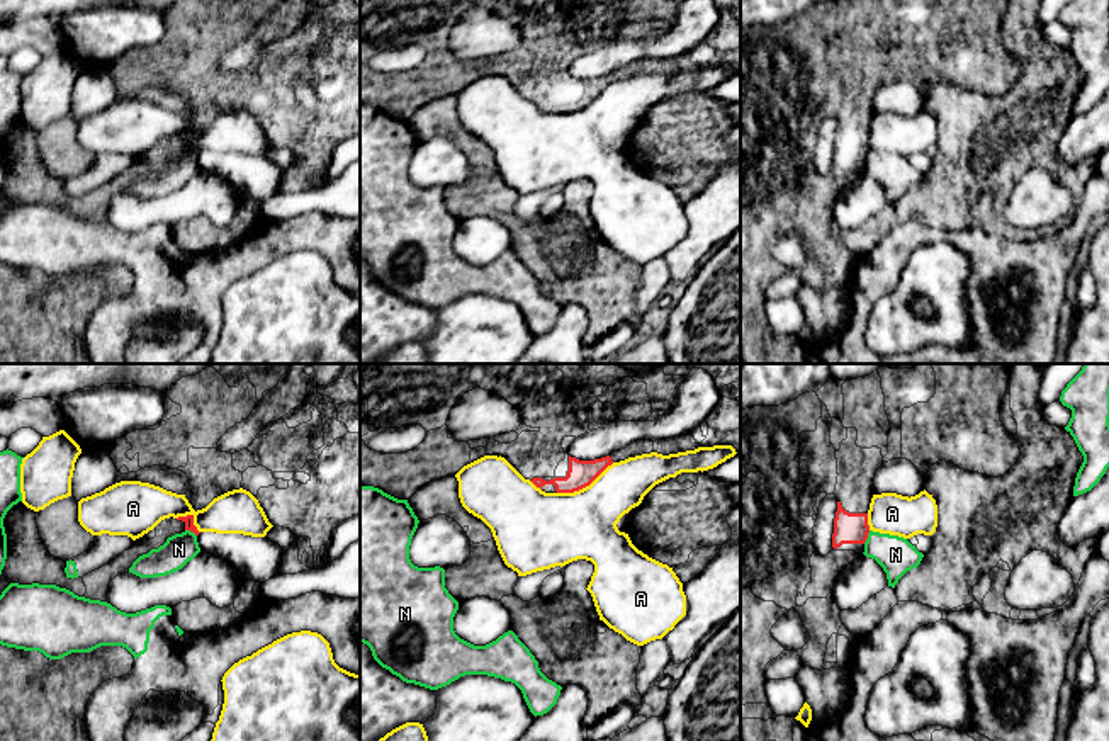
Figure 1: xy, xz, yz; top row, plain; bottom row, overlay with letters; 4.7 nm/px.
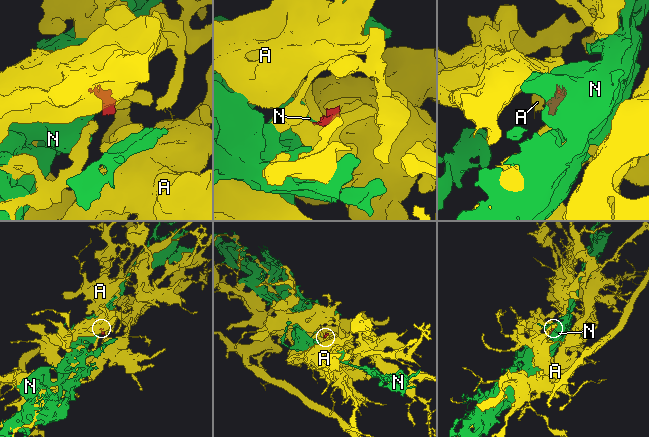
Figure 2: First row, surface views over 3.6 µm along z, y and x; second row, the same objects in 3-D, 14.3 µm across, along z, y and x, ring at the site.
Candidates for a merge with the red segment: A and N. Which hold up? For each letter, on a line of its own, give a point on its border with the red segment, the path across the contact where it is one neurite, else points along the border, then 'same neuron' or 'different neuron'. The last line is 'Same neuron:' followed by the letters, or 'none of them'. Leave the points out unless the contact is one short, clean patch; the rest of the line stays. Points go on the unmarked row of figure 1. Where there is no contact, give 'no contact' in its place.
A: meets red in xz at (585, 106); different neuron
N: meets red in yz at (866, 157); border along yz (870, 150), (863, 162); different neuron
Same neuron: none of them

